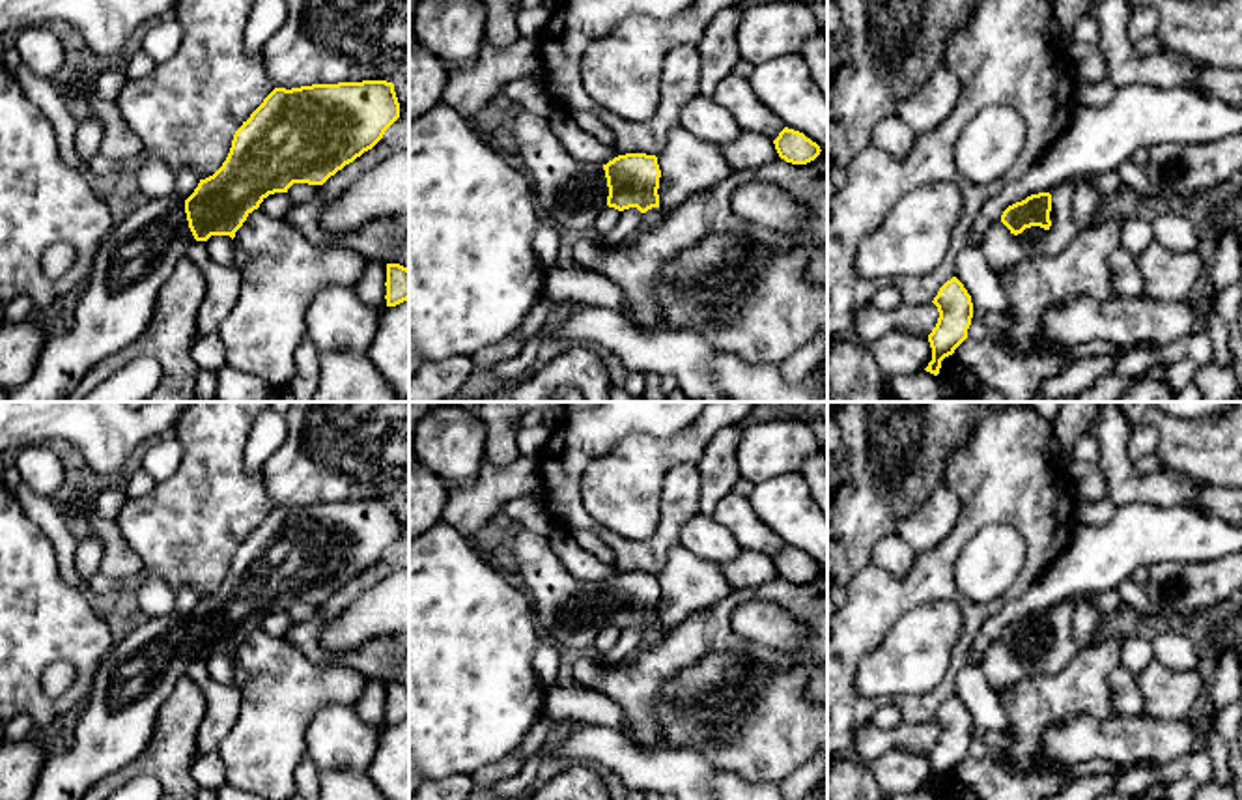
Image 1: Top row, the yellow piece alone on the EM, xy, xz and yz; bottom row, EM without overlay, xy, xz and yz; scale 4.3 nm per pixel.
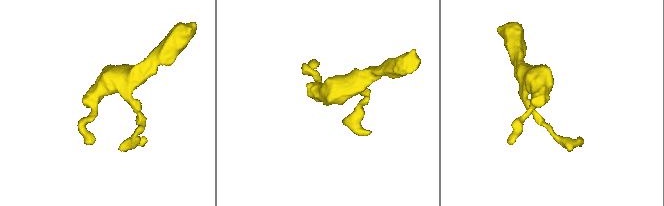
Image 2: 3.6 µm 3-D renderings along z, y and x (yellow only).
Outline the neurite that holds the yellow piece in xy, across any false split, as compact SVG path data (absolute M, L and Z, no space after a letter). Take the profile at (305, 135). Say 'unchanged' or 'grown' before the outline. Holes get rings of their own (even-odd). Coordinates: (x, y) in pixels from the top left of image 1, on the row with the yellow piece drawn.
grown | M387 80L275 88L235 131L222 166L187 200L144 200L110 228L73 325L45 342L34 374L7 393L7 402L62 402L95 363L142 335L162 284L194 239L233 239L269 194L293 183L323 185L398 118Z

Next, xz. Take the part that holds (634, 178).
grown | M527 110L515 118L512 135L514 161L530 181L538 213L558 230L592 228L607 206L641 213L659 207L656 155L626 153L603 166L581 163L555 138L549 120Z

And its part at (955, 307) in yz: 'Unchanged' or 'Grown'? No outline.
Unchanged

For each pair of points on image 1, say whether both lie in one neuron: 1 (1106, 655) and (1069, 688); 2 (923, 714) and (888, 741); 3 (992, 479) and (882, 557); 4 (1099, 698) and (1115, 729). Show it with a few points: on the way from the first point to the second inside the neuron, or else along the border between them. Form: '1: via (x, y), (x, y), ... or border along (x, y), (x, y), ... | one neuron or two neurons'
1: via (1097, 662), (1078, 681) | one neuron
2: border along (903, 720), (912, 726), (931, 722) | two neurons
3: border along (916, 554), (914, 565), (903, 576), (871, 563) | two neurons
4: border along (1114, 713), (1102, 720), (1072, 716), (1067, 722) | two neurons

